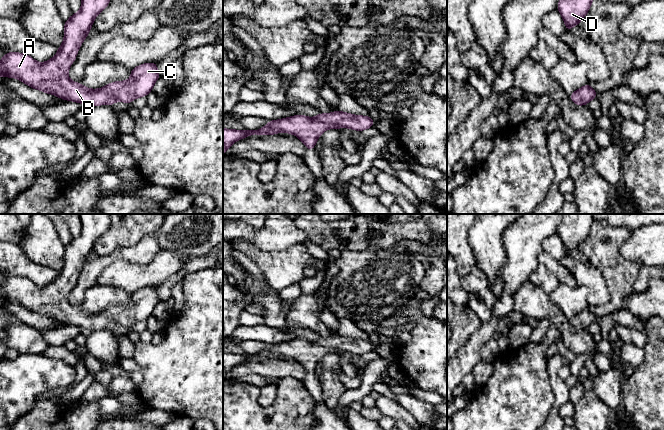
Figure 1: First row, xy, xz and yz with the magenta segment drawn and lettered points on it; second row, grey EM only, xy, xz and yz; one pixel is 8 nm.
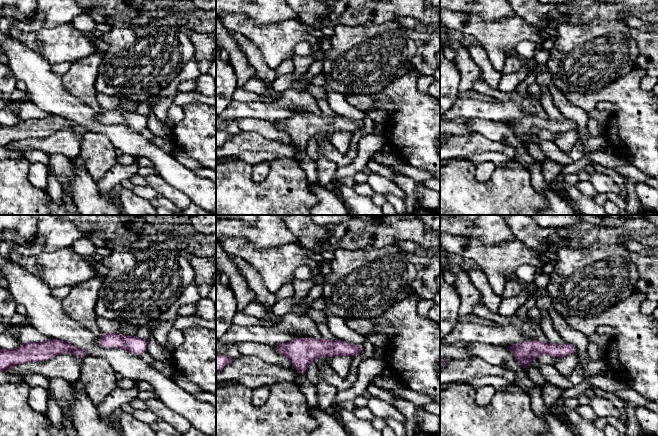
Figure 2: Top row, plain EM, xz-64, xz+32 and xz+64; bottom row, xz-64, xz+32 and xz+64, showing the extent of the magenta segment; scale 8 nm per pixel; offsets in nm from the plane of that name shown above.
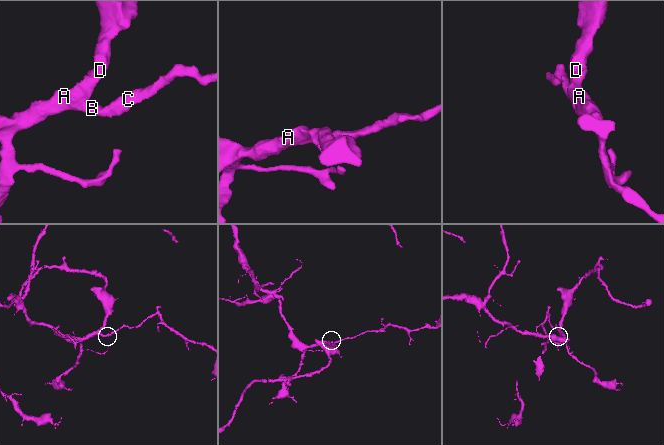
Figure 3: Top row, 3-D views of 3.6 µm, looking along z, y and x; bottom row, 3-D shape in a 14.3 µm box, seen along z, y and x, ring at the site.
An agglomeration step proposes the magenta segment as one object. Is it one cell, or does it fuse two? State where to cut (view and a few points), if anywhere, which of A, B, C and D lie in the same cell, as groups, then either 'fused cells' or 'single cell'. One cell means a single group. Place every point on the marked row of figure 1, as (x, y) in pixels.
cut none; groups A B C D; single cell

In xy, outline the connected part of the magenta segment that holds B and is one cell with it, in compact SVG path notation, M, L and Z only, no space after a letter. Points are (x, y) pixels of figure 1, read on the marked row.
M82 0L81 9L65 21L63 44L57 47L58 53L53 58L39 63L27 54L8 52L0 61L0 77L16 78L29 87L47 94L53 94L63 100L92 106L101 106L104 103L112 106L116 101L122 101L130 105L134 99L146 97L152 91L154 83L160 78L157 70L158 62L149 62L136 66L131 69L131 76L128 81L111 82L100 89L89 89L78 82L71 81L68 77L68 70L75 61L84 39L89 36L93 21L109 5L109 2L110 0Z

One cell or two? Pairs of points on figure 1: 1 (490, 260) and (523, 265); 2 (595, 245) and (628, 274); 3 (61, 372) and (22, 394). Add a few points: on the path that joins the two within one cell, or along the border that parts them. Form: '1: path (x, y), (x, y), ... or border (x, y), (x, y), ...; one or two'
1: border (502, 239), (505, 264), (500, 271); two
2: path (603, 253), (620, 270); one
3: path (50, 372), (40, 371), (28, 383); one

